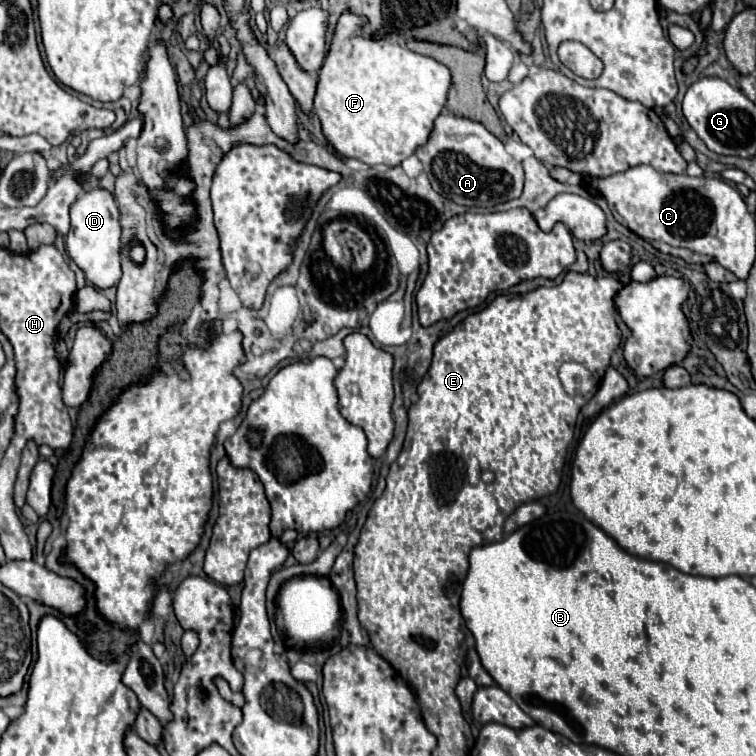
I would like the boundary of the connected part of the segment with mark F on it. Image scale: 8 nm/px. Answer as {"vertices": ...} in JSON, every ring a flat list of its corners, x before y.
{"vertices":[[344,12,340,16,332,40,332,50,320,70,314,110,320,118,326,140,340,156,356,158,368,166,398,166,406,158,410,158,422,144,428,142,428,136,434,128,434,120,446,104,446,94,450,88,450,70,436,60,422,54,414,54,412,50,394,42,360,36,358,26,362,22,364,18,350,12]]}

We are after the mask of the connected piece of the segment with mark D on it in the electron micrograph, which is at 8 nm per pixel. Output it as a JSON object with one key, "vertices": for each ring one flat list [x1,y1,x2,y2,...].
{"vertices":[[92,188,70,206,70,232,66,236,68,256,82,268,86,280,98,288,116,286,120,280,120,212,112,192]]}

